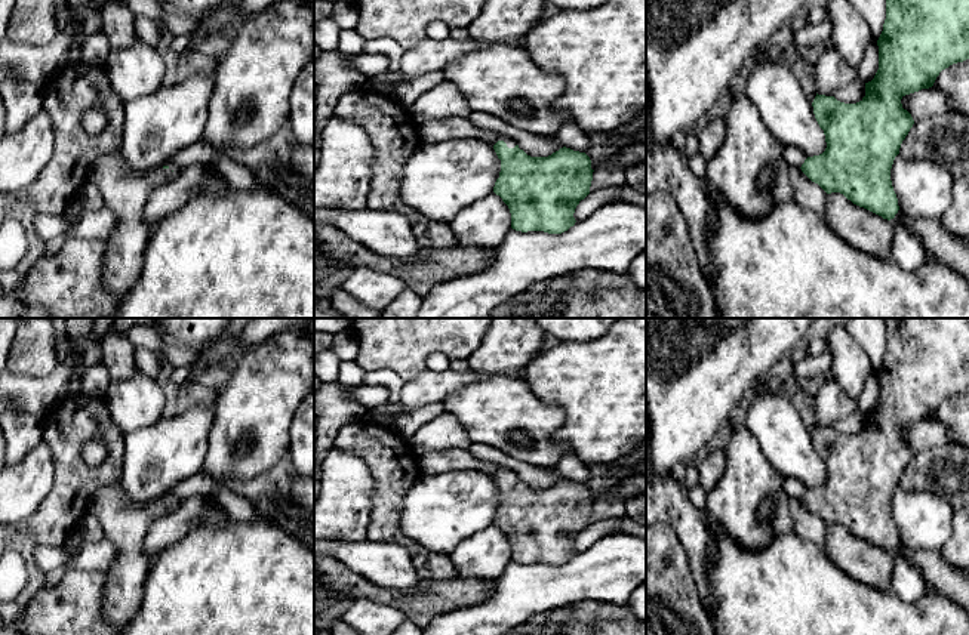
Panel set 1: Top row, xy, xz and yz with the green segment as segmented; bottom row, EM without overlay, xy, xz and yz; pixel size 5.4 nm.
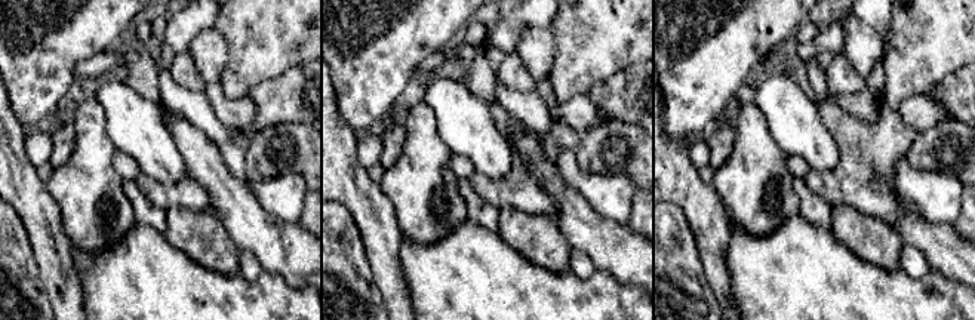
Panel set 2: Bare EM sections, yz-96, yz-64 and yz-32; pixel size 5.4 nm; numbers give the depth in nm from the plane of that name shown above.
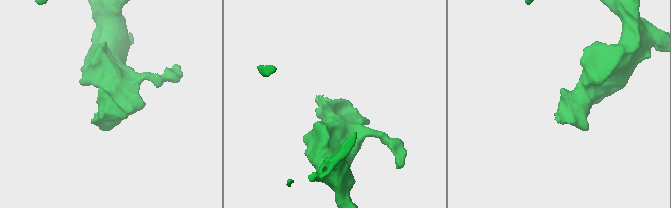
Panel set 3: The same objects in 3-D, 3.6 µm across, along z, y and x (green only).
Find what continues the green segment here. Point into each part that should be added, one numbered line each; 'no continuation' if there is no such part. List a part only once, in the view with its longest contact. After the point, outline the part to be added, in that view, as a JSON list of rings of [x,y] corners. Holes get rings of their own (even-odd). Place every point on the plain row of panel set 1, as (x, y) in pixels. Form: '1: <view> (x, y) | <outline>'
1: xz (455, 459) | [[[450,448],[427,453],[418,457],[418,465],[422,475],[453,472],[453,471],[479,471],[484,475],[495,477],[504,472],[508,480],[514,480],[516,474],[510,469],[490,462],[474,457],[468,450]]]

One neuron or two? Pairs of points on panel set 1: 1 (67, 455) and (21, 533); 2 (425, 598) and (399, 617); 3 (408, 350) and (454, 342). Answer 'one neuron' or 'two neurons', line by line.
1: one neuron
2: two neurons
3: one neuron

